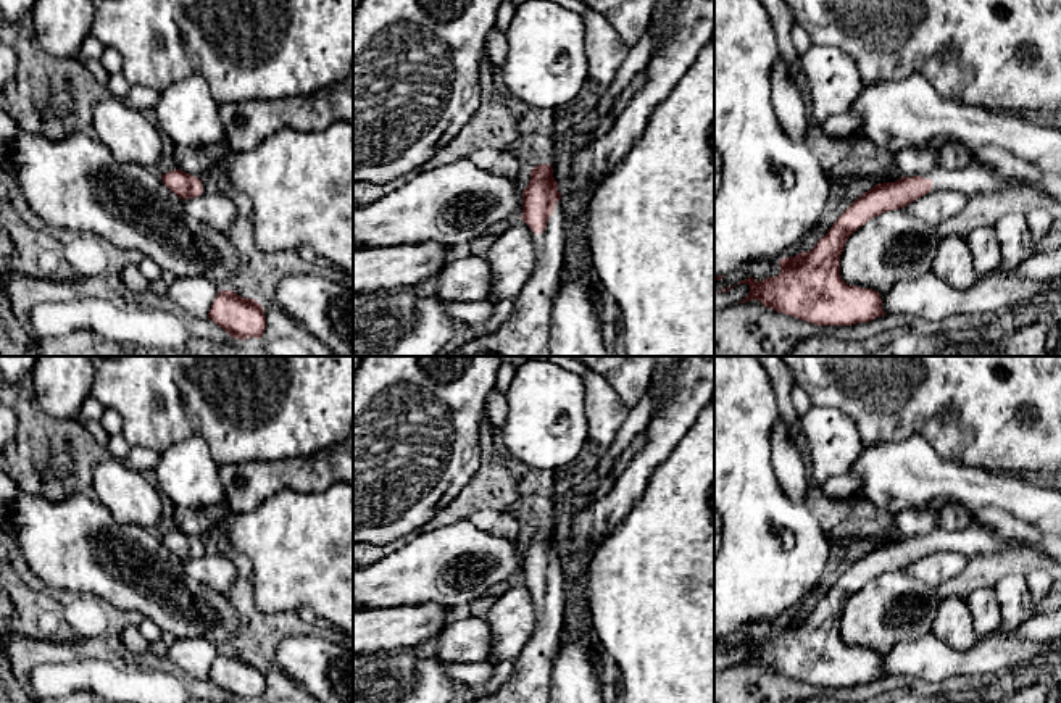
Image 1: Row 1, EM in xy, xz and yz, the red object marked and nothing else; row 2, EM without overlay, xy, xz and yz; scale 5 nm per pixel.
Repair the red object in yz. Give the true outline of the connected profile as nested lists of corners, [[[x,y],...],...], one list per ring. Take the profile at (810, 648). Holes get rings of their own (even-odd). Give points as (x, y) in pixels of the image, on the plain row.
[[[971,522],[961,530],[934,529],[927,535],[900,539],[895,543],[876,545],[855,561],[832,585],[826,597],[819,600],[809,613],[779,621],[780,635],[756,643],[751,637],[737,645],[748,645],[750,655],[739,664],[759,661],[766,669],[784,674],[816,687],[851,687],[869,684],[884,677],[880,655],[872,650],[848,647],[840,637],[840,616],[850,597],[864,587],[869,580],[892,571],[908,568],[911,563],[937,551],[956,551],[966,556],[995,553],[1022,547],[1017,540],[1003,537],[993,529]]]

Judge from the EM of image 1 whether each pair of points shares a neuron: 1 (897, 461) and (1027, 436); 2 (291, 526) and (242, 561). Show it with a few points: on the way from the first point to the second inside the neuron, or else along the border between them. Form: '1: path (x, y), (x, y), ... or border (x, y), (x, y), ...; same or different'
1: border (903, 439), (921, 436), (942, 457), (974, 468); different
2: border (228, 549), (249, 558), (252, 578); different

